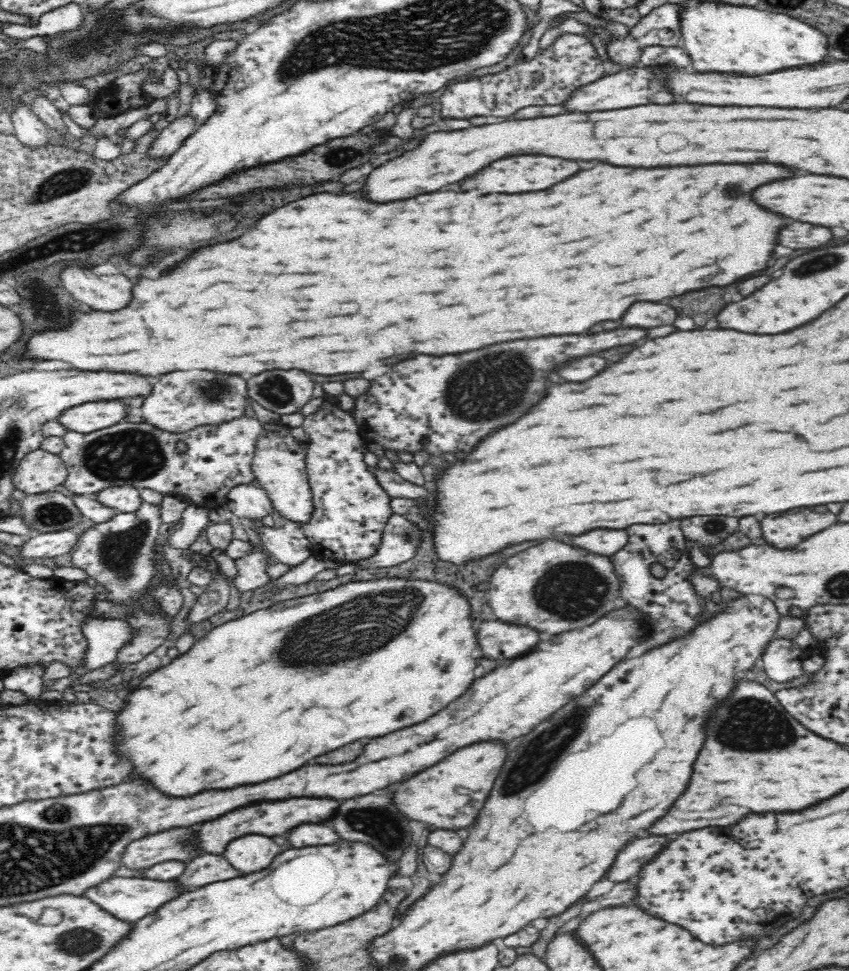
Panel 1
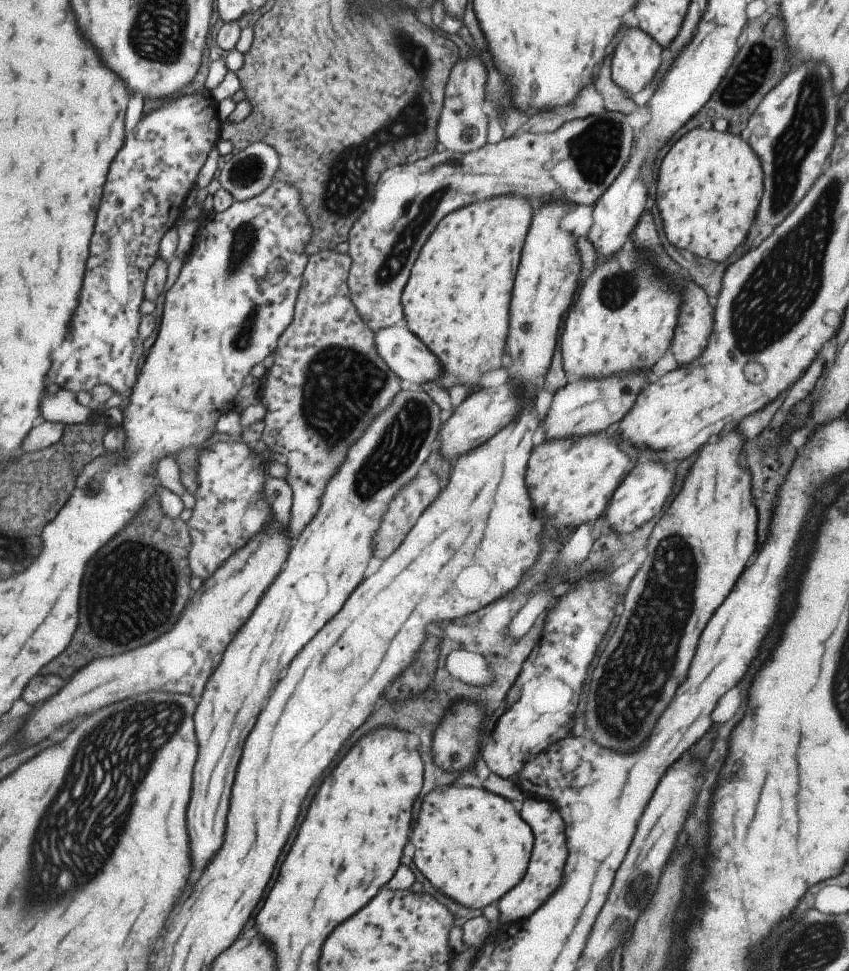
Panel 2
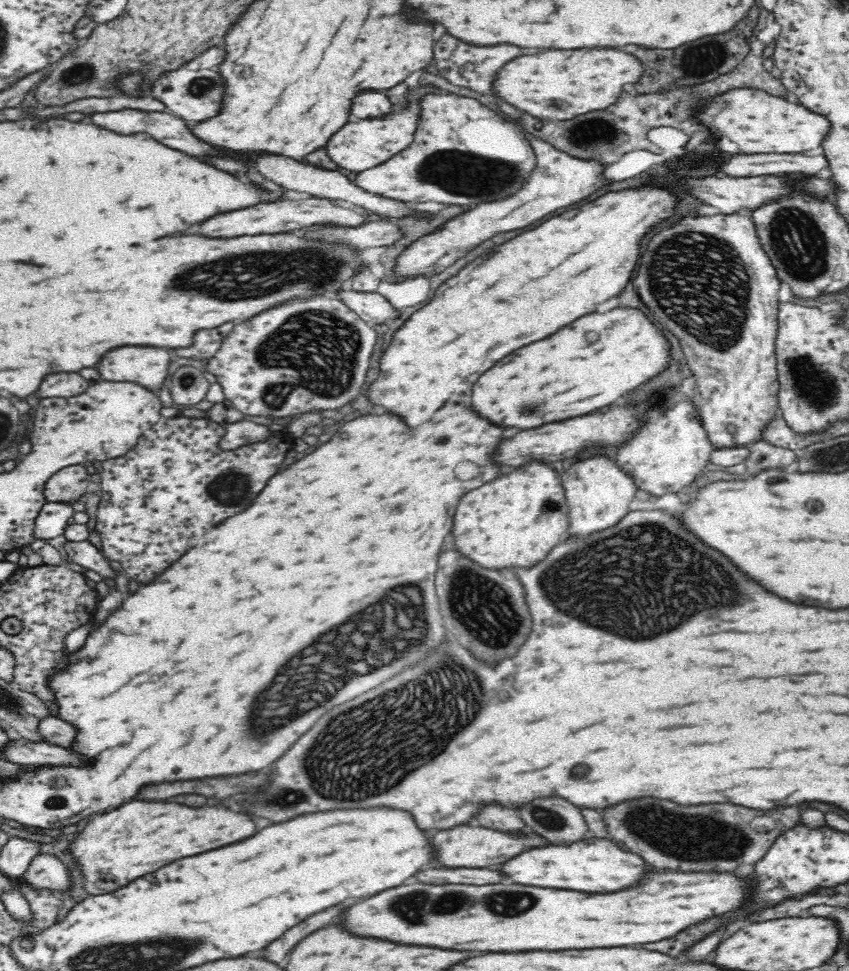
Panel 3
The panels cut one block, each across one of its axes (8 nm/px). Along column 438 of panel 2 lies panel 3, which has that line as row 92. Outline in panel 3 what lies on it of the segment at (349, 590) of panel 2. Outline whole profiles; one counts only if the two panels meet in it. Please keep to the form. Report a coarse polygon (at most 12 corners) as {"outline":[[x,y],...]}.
{"outline":[[436,84],[406,88],[404,106],[348,122],[328,142],[342,168],[384,164],[412,146]]}

